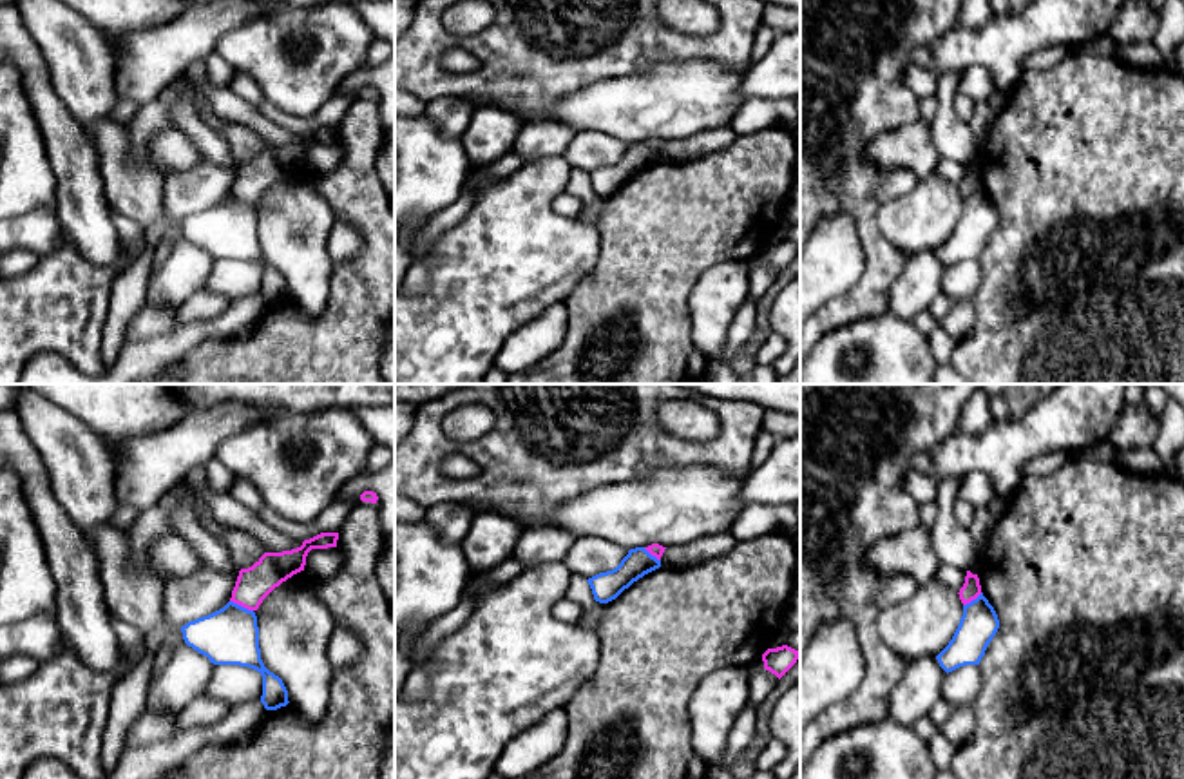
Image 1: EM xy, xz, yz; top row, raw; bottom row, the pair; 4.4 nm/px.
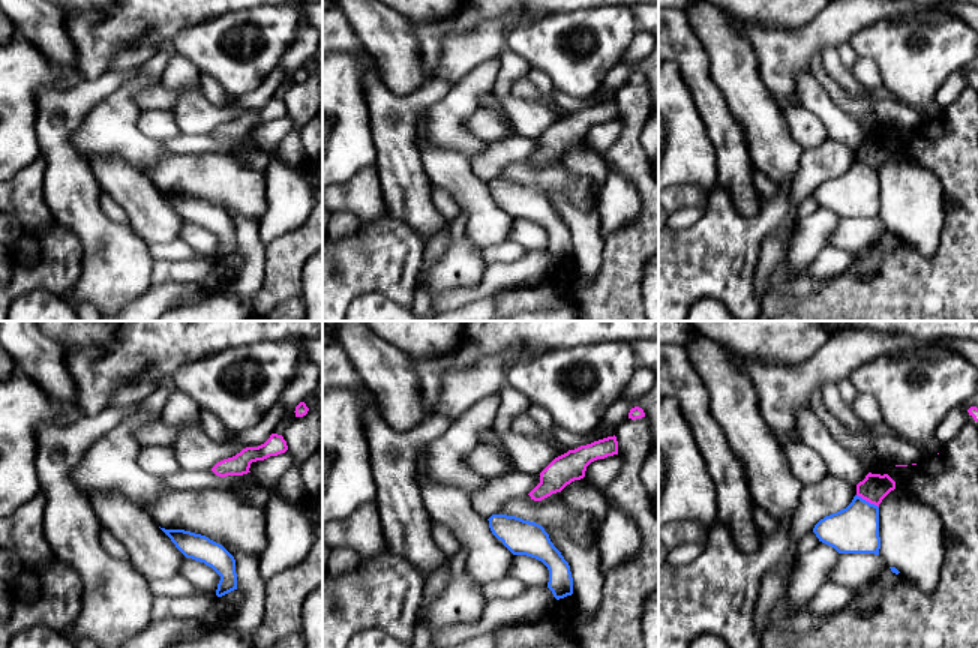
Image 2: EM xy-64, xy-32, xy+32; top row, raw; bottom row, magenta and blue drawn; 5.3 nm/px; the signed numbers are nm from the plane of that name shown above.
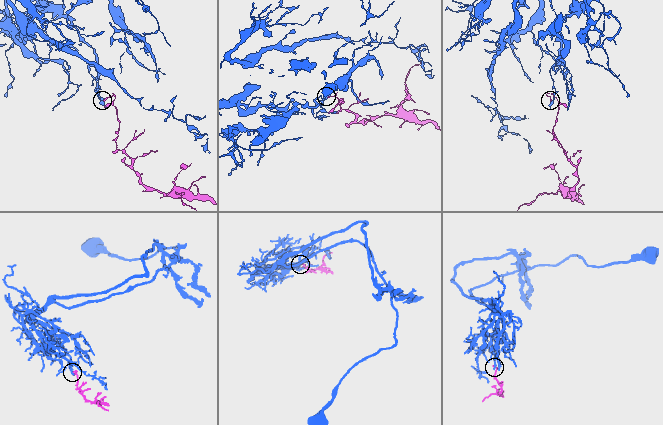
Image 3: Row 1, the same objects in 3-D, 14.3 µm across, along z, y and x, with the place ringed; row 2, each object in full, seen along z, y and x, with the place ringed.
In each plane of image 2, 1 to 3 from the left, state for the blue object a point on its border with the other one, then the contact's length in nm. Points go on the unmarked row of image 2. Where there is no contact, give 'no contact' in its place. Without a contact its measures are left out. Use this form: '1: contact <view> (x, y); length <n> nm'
1: no contact
2: no contact
3: contact xy+32 (867, 164); length 140 nm

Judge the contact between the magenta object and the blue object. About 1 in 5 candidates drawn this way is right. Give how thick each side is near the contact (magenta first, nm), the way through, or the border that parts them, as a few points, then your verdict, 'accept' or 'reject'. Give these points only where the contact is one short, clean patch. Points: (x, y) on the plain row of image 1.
160 nm thick on the magenta side, 260 nm on the other; border along xy (230, 194), (252, 205); reject

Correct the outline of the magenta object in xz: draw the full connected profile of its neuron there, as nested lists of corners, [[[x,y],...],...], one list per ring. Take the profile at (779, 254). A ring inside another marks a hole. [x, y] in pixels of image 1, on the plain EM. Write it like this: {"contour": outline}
{"contour": [[[782,239],[777,243],[768,243],[762,248],[764,263],[775,268],[778,274],[797,257],[798,245]]]}

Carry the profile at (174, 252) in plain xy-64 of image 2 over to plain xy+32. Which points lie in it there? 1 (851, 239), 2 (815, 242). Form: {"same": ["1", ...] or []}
{"same": []}

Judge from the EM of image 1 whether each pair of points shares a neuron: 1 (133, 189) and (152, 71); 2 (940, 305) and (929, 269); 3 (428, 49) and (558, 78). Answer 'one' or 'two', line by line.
1: two
2: two
3: one

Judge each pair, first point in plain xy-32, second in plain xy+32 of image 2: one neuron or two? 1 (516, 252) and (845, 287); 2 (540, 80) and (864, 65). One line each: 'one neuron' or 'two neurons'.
1: two neurons
2: one neuron

